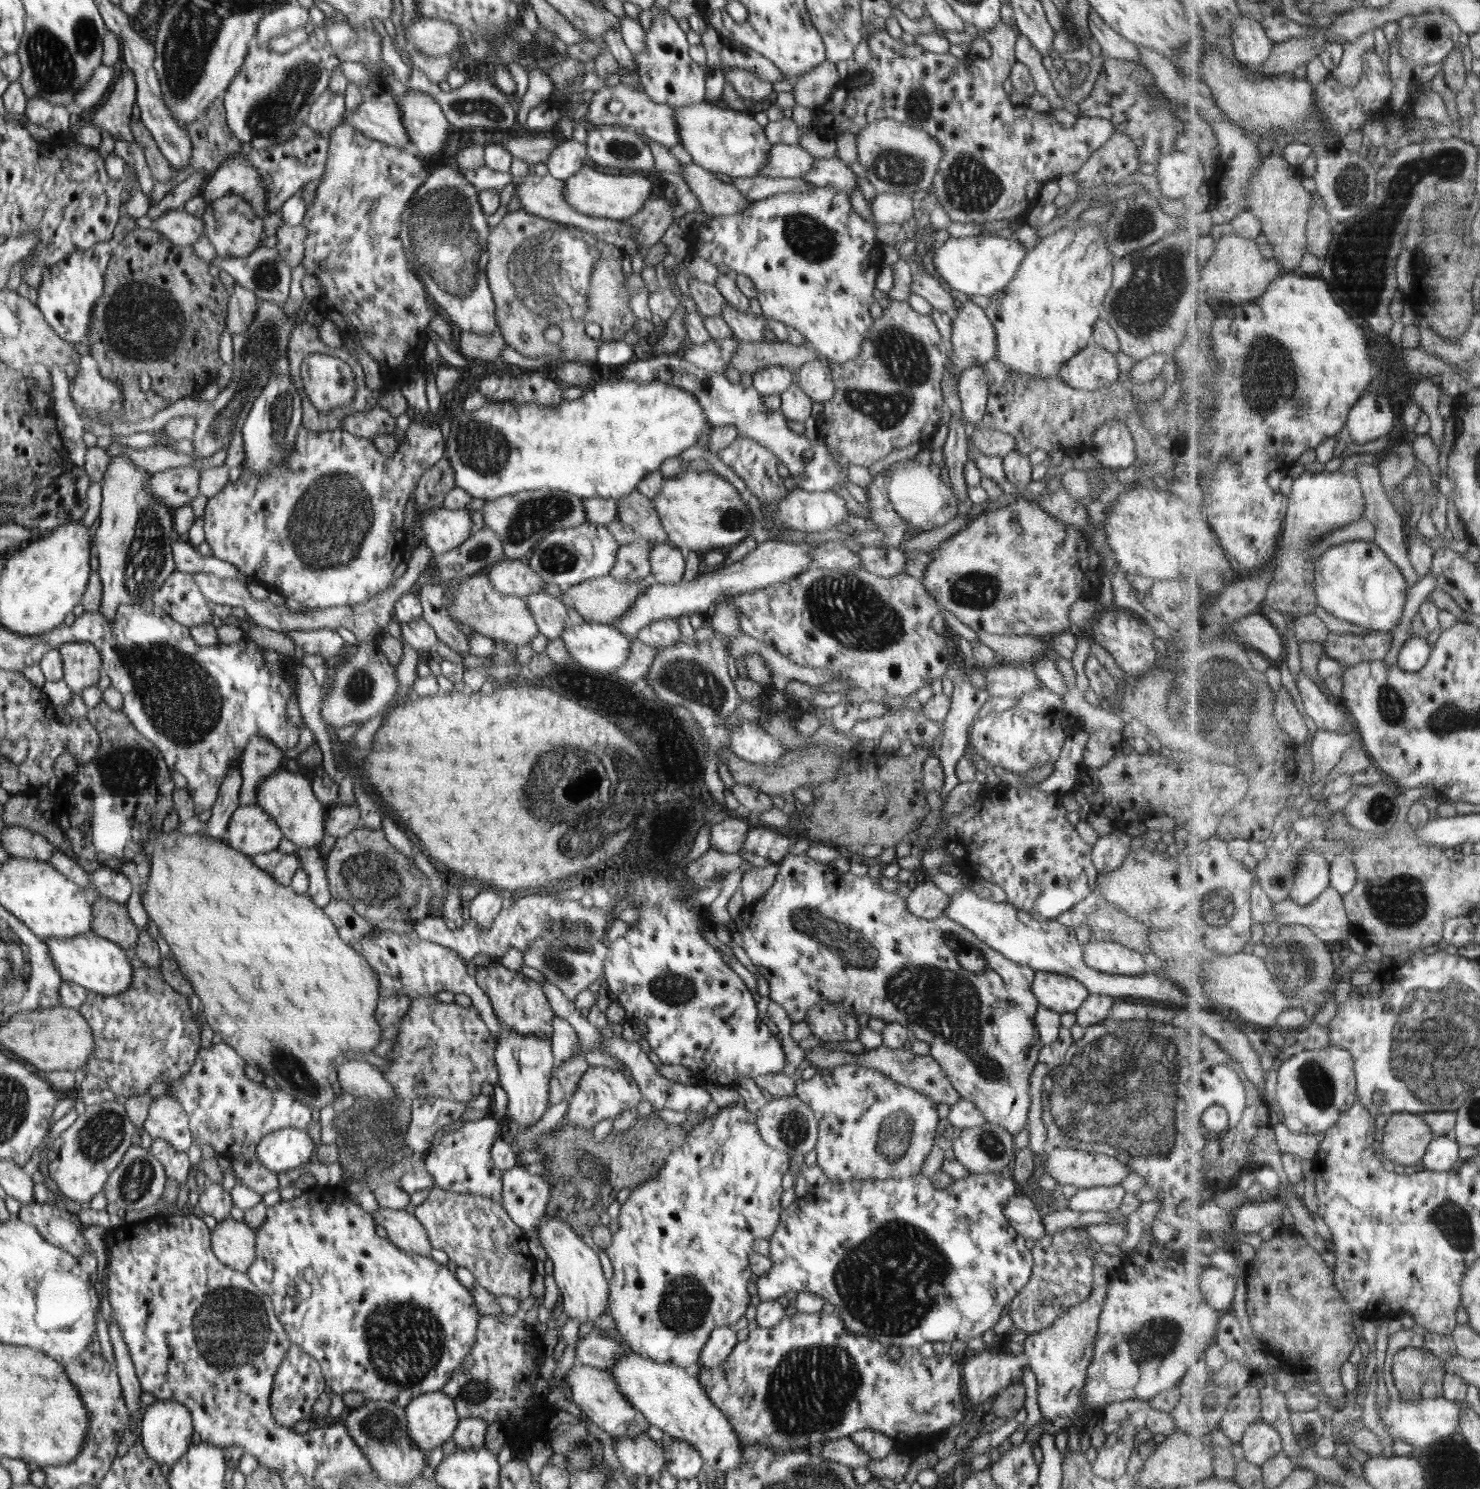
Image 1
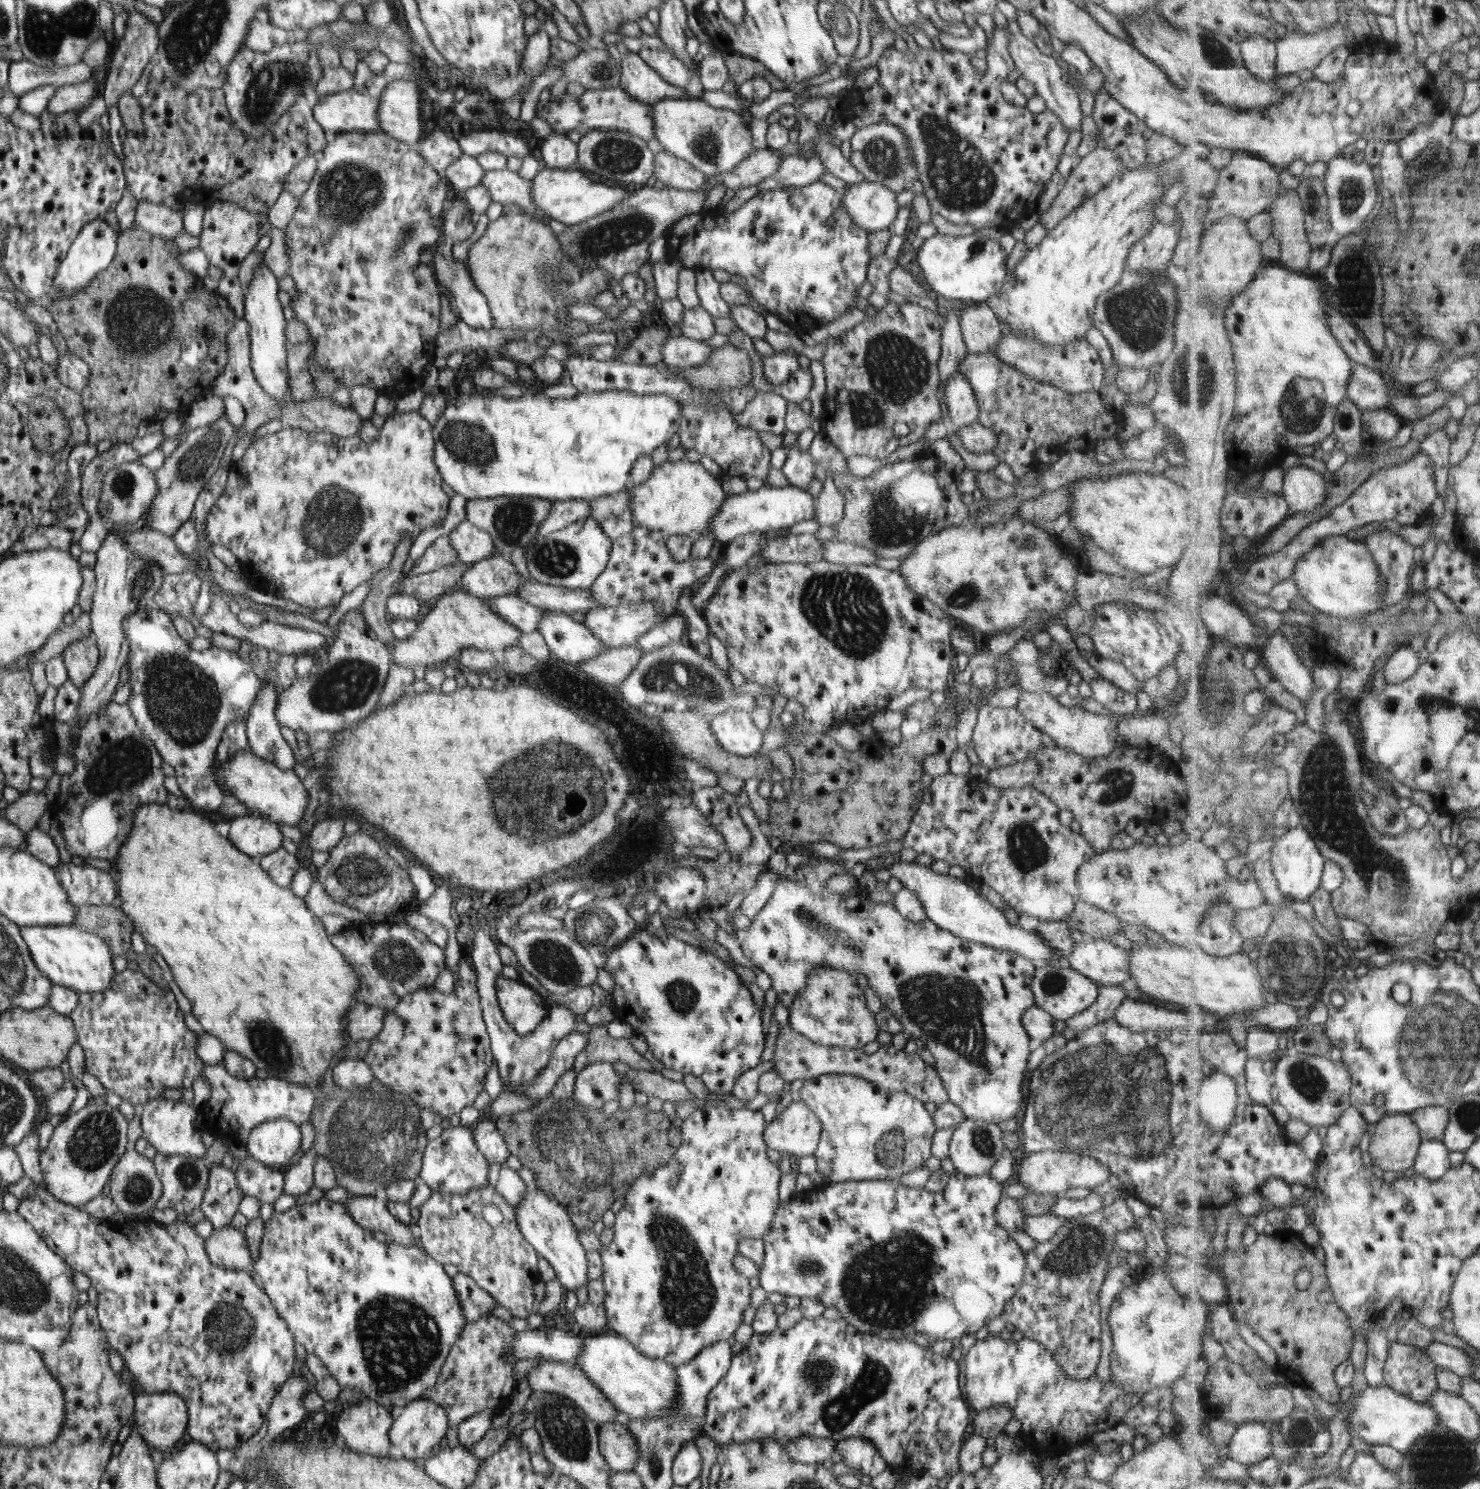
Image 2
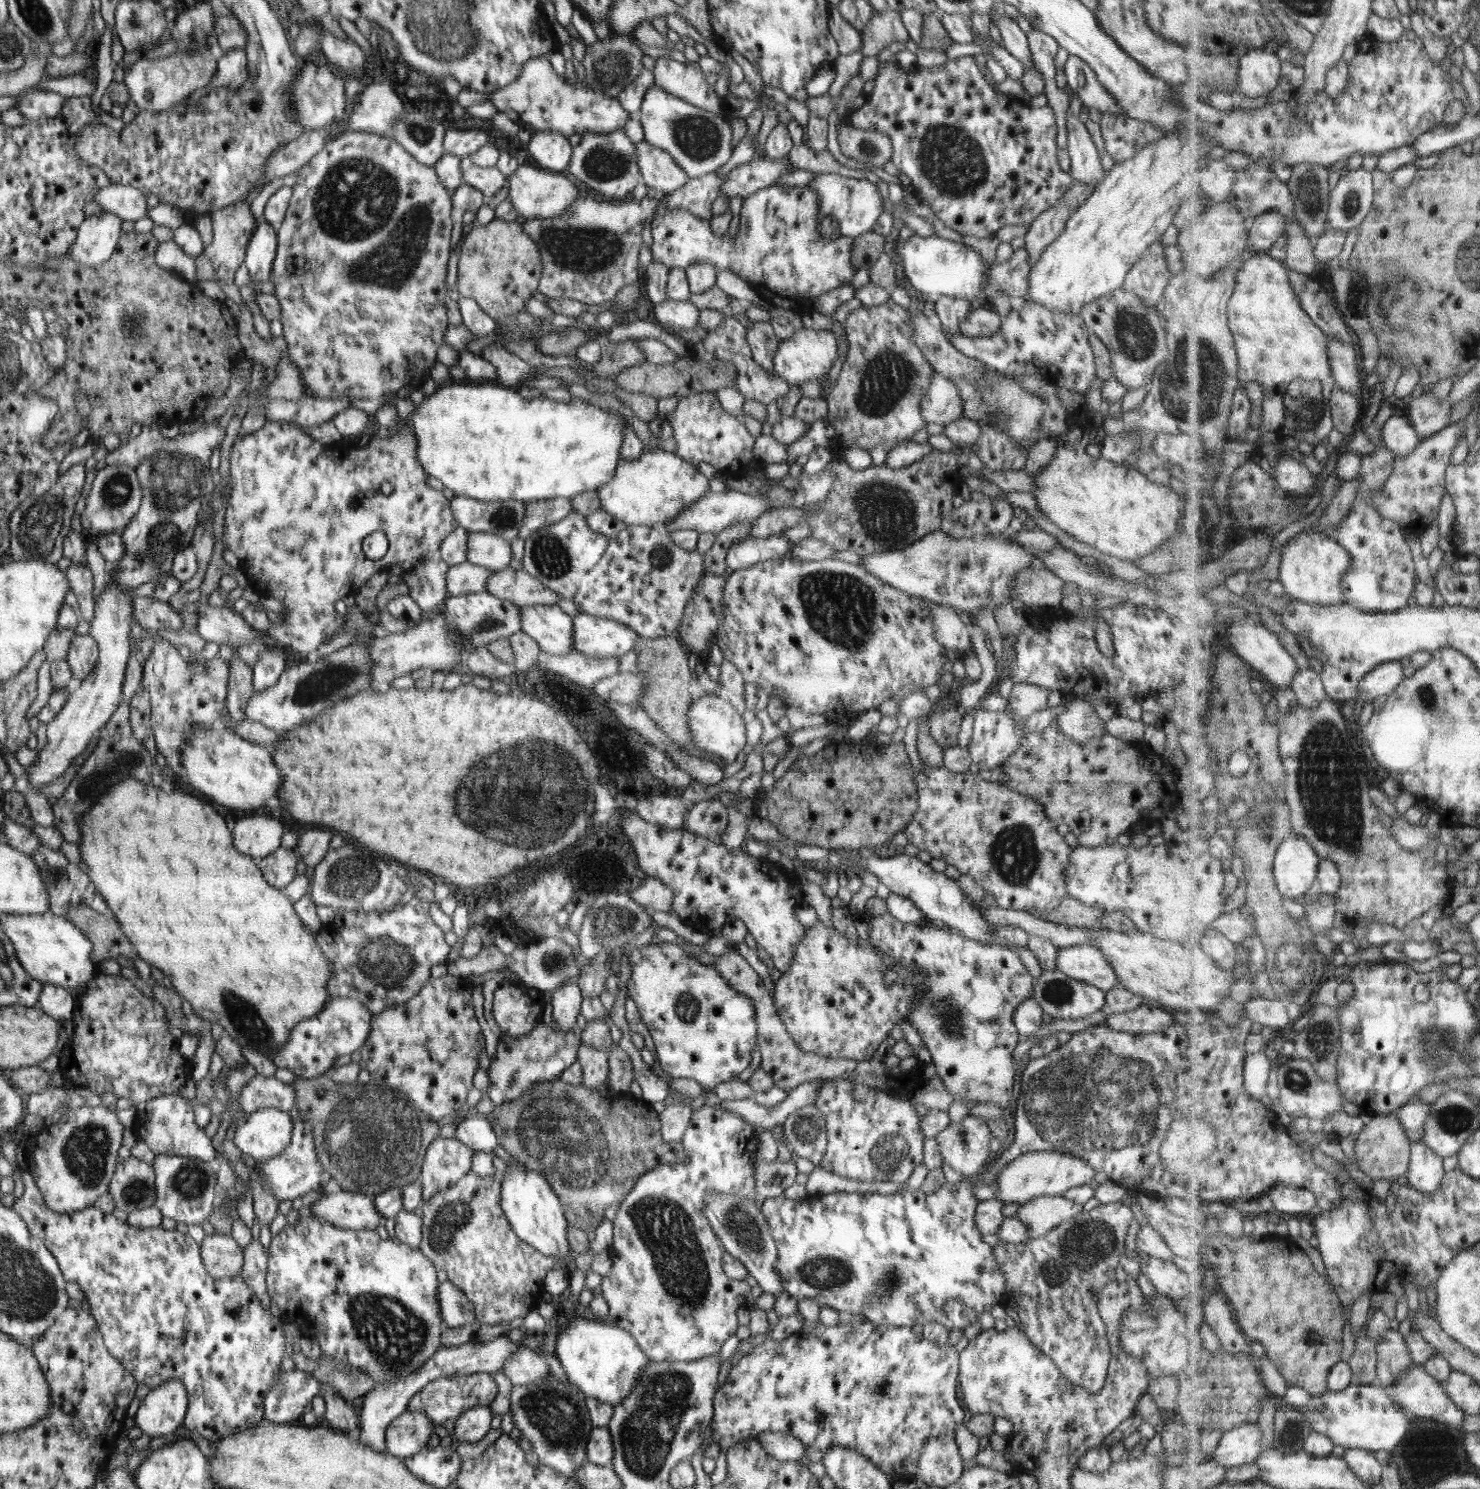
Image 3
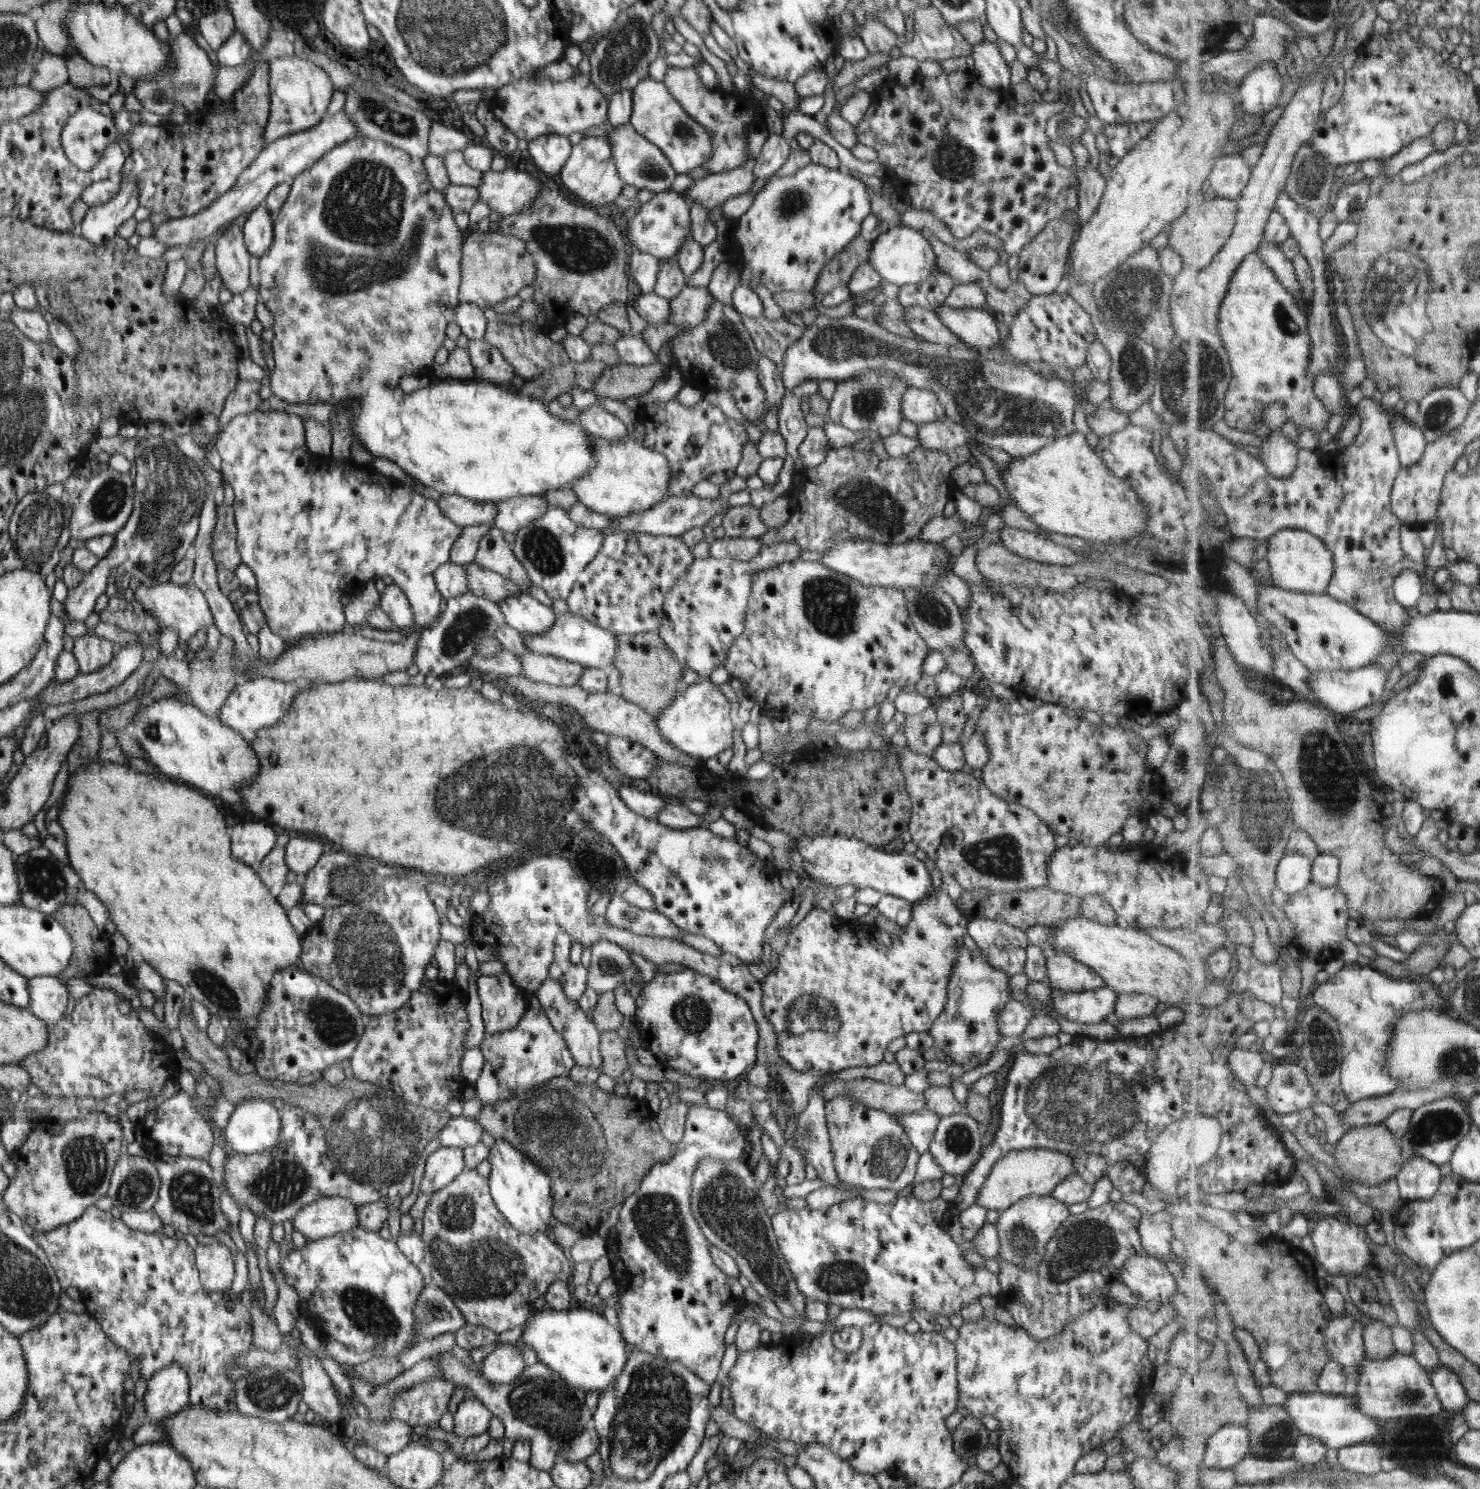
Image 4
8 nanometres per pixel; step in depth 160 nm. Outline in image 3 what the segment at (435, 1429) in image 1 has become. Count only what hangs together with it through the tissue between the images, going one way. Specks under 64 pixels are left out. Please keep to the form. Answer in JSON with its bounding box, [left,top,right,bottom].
[386,1409,437,1459]

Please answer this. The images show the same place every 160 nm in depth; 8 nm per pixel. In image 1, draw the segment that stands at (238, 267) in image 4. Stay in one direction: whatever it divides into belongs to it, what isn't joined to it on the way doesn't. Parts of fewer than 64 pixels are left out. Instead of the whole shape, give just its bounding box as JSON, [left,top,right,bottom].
[202,195,265,258]

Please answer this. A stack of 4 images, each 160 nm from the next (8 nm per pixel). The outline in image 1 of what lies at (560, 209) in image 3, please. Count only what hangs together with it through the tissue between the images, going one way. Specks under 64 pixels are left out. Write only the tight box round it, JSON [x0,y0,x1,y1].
[564,165,656,221]

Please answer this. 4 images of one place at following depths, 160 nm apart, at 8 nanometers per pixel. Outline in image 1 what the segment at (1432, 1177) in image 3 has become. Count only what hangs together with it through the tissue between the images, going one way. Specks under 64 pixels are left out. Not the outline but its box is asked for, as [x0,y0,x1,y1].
[1424,1135,1462,1172]

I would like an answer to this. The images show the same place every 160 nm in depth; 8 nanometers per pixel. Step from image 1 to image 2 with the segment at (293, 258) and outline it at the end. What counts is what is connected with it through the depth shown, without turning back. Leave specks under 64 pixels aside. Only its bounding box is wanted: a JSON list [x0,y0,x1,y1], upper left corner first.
[263,228,292,308]

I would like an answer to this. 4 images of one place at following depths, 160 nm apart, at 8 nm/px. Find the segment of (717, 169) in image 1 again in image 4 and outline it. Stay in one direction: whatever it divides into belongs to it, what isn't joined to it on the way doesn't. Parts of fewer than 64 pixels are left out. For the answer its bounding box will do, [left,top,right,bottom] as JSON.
[628,78,711,175]

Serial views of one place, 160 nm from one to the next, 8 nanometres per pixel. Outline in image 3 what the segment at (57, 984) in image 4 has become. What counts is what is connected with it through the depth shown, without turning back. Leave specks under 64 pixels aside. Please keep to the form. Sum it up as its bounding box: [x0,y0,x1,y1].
[37,983,78,1022]

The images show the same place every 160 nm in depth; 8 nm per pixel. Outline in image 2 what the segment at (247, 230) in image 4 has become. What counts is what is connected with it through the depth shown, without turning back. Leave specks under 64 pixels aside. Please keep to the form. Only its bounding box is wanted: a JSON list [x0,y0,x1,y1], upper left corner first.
[243,262,292,403]

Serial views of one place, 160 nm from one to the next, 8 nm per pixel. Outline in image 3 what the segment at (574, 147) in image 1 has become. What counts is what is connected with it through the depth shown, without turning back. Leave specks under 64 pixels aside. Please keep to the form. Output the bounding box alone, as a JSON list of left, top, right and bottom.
[528,131,572,173]

